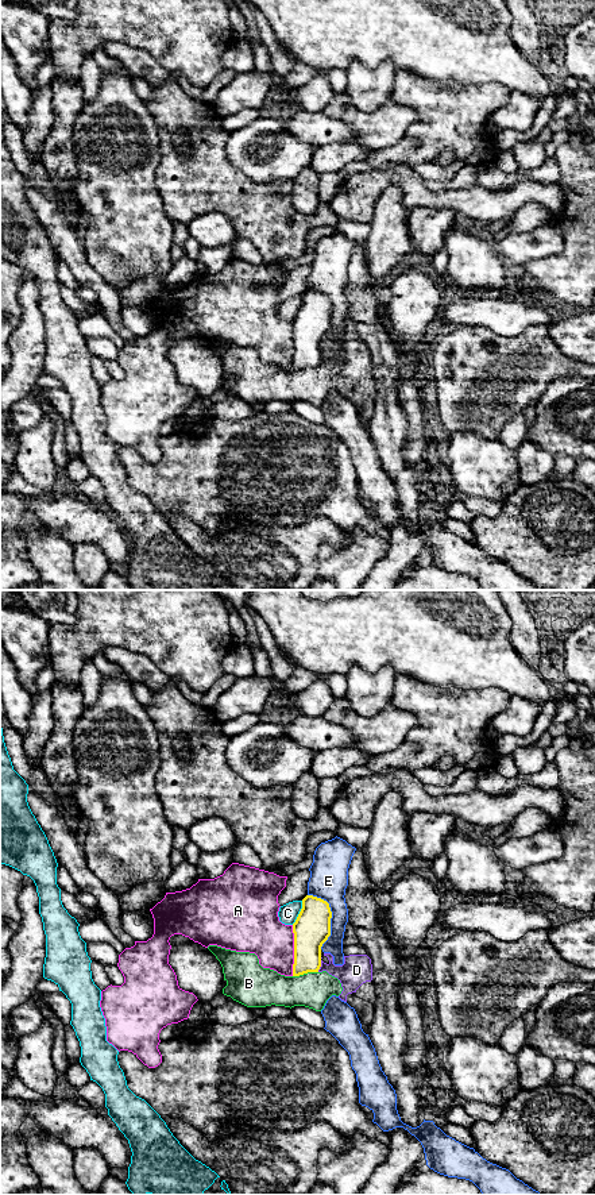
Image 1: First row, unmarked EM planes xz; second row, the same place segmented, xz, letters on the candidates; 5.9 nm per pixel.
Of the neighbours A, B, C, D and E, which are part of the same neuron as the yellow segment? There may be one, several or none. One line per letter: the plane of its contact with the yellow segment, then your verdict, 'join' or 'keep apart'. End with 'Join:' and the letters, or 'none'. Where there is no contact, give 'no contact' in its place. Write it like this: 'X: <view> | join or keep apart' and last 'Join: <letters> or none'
A: xz | keep apart
B: xz | keep apart
C: xz | keep apart
D: xz | keep apart
E: xz | keep apart
Join: none

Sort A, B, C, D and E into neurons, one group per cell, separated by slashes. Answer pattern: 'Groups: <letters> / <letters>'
Groups: A / B D / C / E

